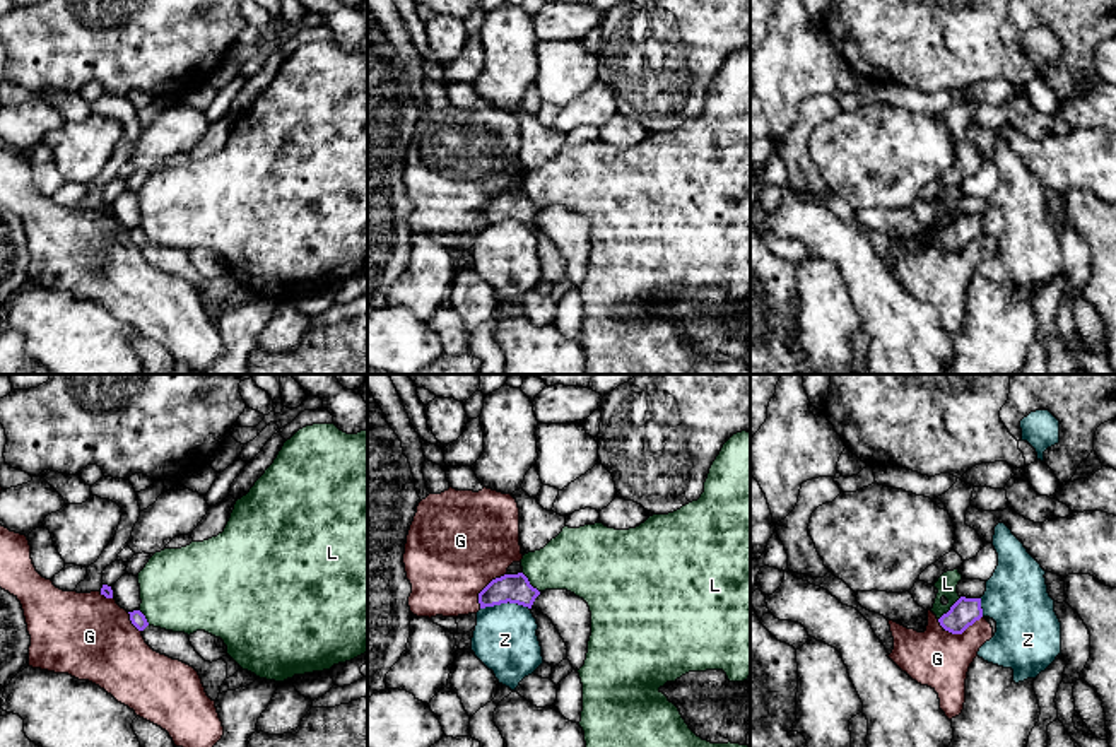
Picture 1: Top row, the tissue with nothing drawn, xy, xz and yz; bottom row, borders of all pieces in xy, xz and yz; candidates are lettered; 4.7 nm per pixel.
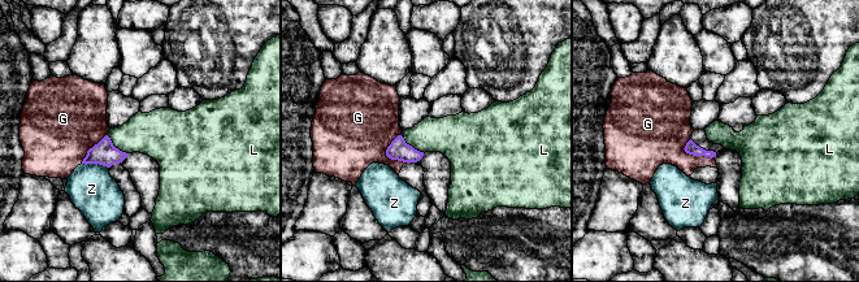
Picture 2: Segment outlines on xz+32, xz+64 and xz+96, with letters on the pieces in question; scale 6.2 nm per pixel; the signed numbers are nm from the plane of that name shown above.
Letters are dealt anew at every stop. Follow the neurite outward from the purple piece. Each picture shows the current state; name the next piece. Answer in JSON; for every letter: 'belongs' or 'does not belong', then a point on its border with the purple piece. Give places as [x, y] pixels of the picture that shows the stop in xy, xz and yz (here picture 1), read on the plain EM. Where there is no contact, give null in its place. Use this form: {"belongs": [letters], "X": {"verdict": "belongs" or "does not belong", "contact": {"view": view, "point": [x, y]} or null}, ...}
{"belongs": [], "G": {"verdict": "does not belong", "contact": {"view": "yz", "point": [959, 250]}}, "L": {"verdict": "does not belong", "contact": {"view": "yz", "point": [951, 226]}}, "Z": {"verdict": "does not belong", "contact": {"view": "xz", "point": [505, 219]}}}

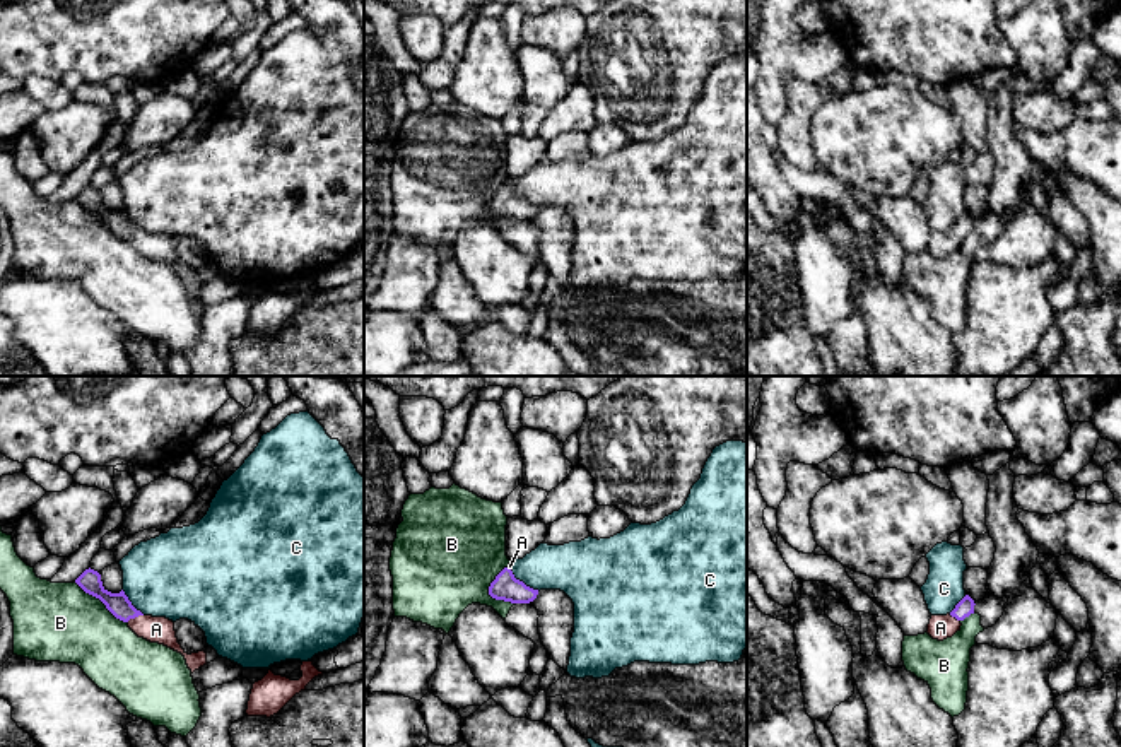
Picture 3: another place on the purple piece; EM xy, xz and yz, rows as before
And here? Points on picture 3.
{"belongs": ["A"], "A": {"verdict": "belongs", "contact": {"view": "xy", "point": [134, 235]}}, "B": {"verdict": "does not belong", "contact": {"view": "xz", "point": [489, 211]}}, "C": {"verdict": "does not belong", "contact": {"view": "xz", "point": [523, 200]}}}

